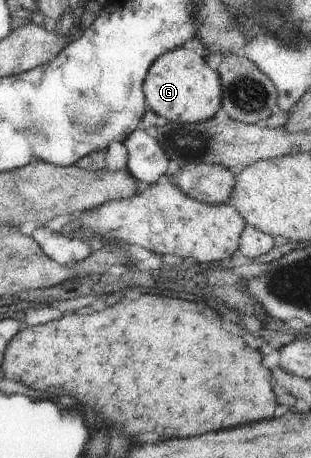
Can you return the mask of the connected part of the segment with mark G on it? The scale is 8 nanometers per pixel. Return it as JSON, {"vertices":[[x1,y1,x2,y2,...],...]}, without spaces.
{"vertices":[[176,47,158,56,148,68,143,83,147,107,160,121,193,124,213,118,221,111,221,87,217,73,208,67,205,57,192,50]]}

